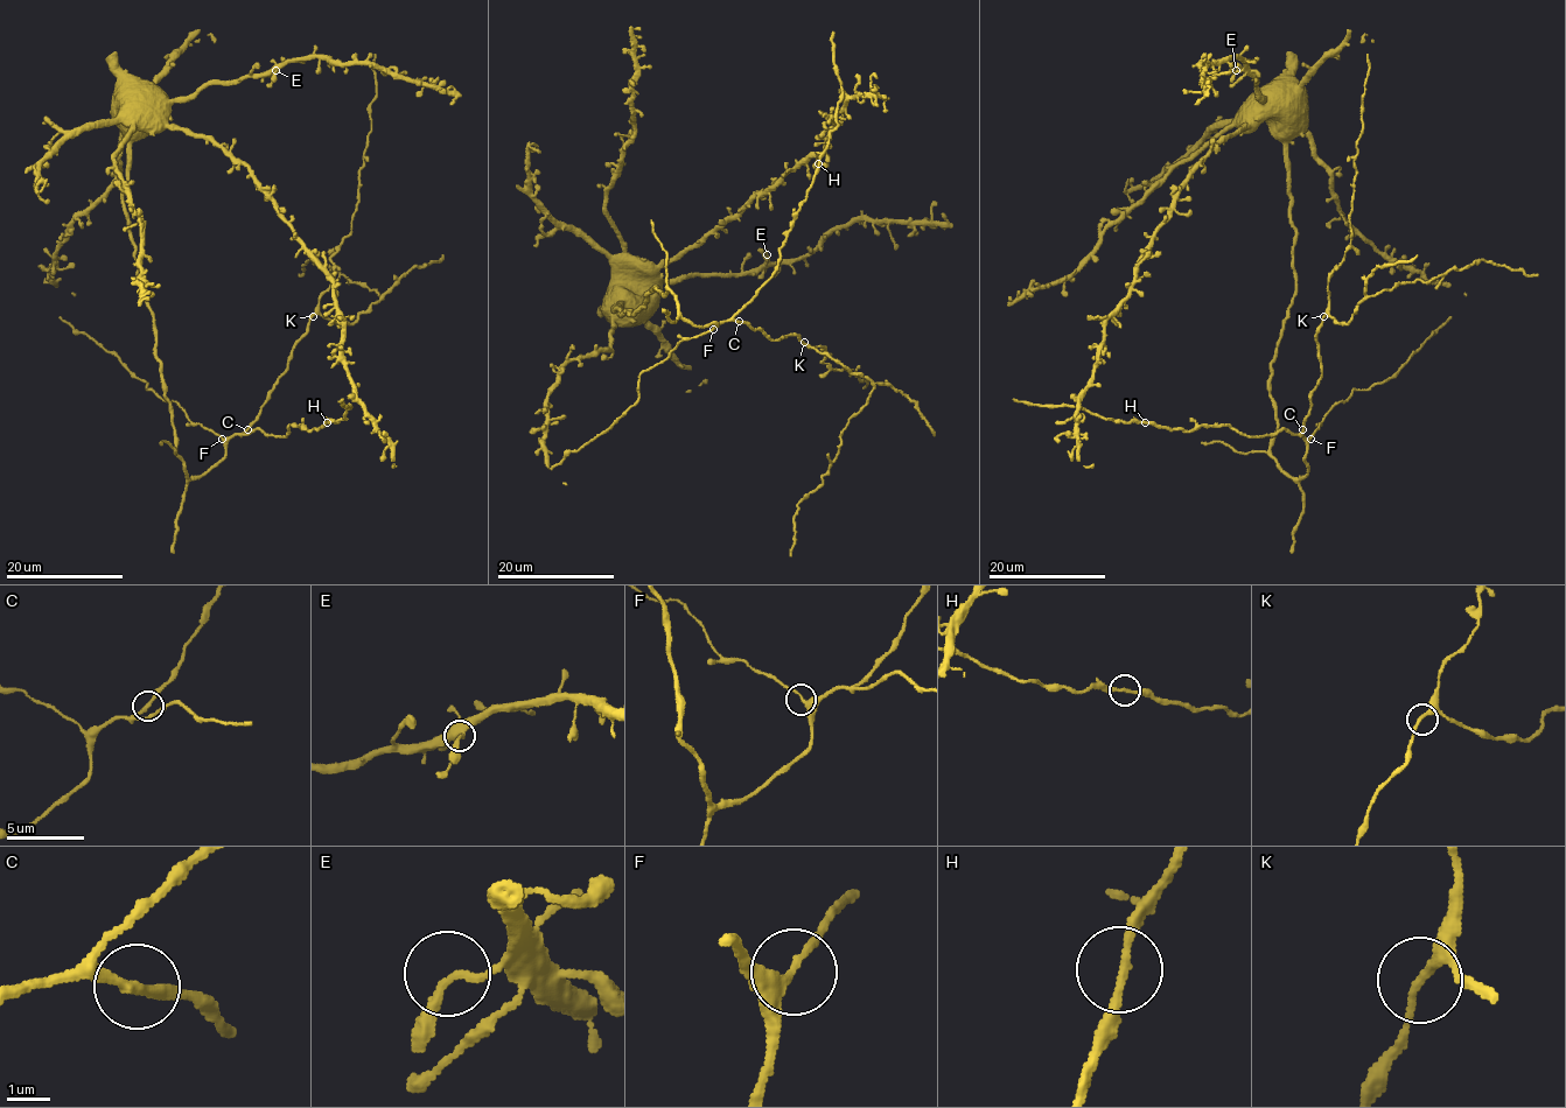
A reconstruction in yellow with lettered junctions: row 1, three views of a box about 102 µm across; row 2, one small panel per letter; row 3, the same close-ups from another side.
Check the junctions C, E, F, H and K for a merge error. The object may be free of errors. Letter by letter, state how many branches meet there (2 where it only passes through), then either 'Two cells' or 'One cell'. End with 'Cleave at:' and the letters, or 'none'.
C: Branches: 2. One cell
E: Branches: 2. One cell
F: Branches: 2. One cell
H: Branches: 2. One cell
K: Branches: 2. One cell
Cleave at: none

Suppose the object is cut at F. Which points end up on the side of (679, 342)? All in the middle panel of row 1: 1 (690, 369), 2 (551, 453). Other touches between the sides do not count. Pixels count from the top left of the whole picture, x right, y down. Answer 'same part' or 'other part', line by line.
1: other part
2: other part

